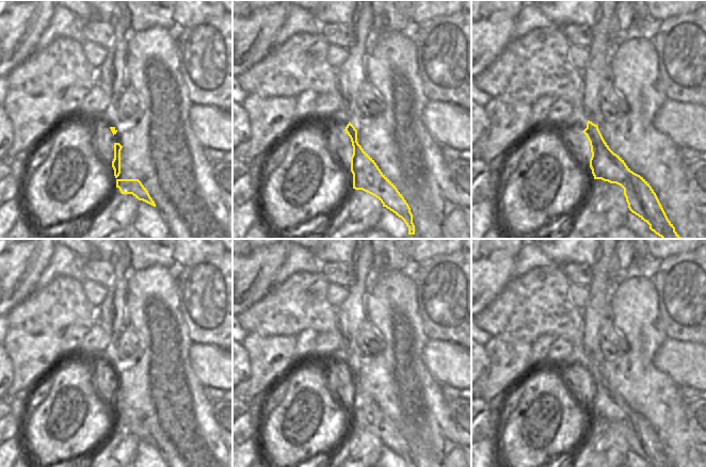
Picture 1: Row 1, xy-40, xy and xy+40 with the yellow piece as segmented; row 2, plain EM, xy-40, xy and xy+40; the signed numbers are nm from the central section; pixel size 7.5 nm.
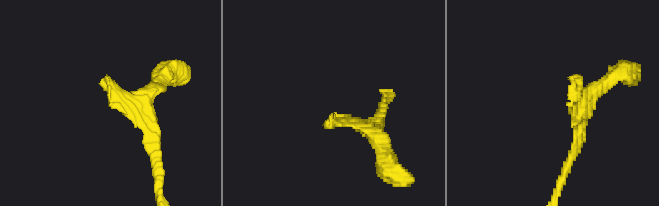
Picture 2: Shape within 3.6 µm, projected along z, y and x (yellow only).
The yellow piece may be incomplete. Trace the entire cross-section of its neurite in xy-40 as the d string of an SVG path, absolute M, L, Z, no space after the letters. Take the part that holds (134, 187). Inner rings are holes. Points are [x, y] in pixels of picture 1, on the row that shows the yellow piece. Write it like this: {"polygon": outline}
{"polygon": "M116 179L116 188L119 189L122 194L132 194L139 200L156 207L148 191L139 179Z"}

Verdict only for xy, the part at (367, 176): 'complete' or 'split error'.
split error

